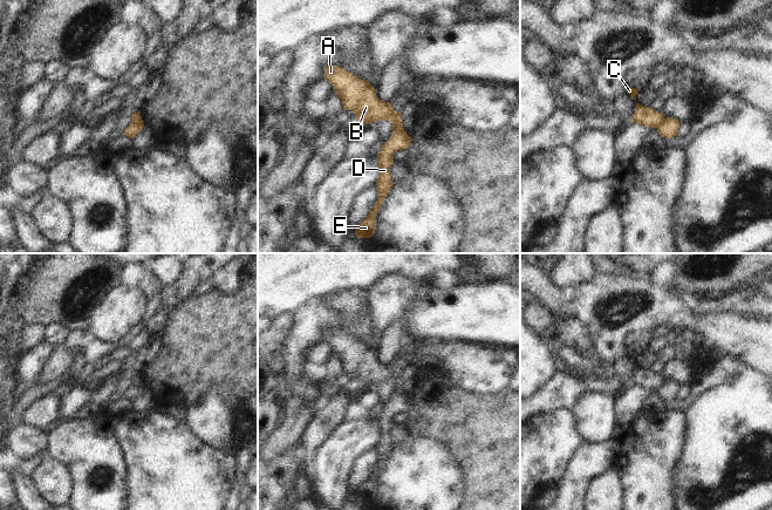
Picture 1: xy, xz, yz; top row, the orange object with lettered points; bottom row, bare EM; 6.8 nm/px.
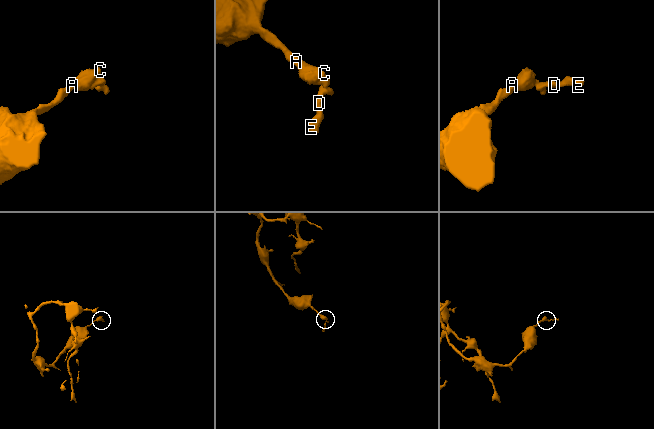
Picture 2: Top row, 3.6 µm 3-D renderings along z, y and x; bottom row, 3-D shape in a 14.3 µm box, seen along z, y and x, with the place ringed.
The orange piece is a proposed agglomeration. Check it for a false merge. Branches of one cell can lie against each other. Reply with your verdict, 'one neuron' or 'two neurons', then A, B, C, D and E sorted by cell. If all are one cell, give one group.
two neurons | A B C / D E

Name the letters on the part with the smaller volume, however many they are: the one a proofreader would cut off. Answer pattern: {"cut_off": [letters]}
{"cut_off": ["D", "E"]}

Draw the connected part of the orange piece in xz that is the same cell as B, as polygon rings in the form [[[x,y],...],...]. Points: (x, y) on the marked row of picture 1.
[[[339,66],[324,68],[327,80],[336,91],[344,110],[351,110],[361,124],[376,121],[390,121],[394,130],[404,130],[401,113],[396,113],[389,102],[378,100],[375,88],[367,81],[354,76]]]

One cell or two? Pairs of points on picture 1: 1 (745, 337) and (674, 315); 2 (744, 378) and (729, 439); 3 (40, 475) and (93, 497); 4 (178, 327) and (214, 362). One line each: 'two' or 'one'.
1: one
2: one
3: two
4: one

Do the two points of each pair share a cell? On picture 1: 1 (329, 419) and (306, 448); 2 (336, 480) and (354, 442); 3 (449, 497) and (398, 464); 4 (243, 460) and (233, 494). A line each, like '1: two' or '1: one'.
1: one
2: one
3: one
4: one

